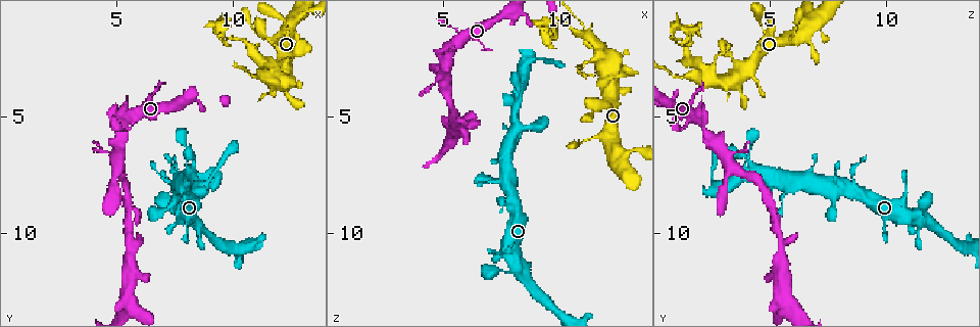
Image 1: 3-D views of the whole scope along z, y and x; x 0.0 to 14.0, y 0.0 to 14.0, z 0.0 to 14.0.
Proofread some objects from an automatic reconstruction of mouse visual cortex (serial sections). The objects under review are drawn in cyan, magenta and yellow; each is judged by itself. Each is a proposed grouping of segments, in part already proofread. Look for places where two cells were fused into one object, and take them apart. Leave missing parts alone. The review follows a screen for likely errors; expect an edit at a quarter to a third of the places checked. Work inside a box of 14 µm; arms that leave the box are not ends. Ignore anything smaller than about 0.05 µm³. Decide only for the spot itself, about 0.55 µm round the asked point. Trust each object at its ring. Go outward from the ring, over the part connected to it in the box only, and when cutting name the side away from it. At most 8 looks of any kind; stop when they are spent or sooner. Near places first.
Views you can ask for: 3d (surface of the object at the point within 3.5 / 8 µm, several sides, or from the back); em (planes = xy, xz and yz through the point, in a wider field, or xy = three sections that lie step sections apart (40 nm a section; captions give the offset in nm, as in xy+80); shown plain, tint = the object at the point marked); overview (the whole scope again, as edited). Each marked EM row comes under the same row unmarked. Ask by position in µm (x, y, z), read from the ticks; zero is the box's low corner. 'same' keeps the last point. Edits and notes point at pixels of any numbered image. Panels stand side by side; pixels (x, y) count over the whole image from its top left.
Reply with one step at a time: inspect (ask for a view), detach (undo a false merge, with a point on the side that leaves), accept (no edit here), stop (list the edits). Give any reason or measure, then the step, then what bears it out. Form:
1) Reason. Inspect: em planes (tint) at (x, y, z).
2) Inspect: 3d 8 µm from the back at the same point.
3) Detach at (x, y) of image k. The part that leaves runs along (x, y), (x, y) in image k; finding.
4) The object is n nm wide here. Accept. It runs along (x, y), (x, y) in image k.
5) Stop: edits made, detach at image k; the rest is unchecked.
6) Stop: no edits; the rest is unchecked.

Looks like a crossing. Inspect: 3d 3.5 µm from the back at (8.2, 9.2, 11.4).

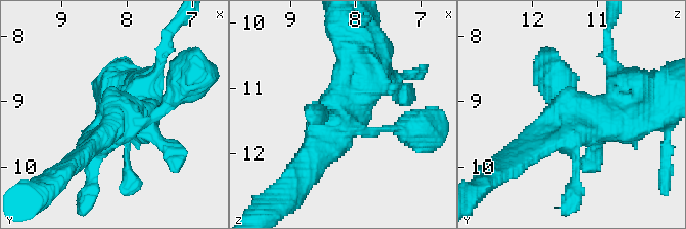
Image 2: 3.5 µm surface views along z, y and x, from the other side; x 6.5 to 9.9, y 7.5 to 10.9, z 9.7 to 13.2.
4 arms meet here; the arms are 150, 200, 350, 600 nm wide; now the EM. Inspect: em xy step 3 (tint) at (8.15, 9.20, 11.45).

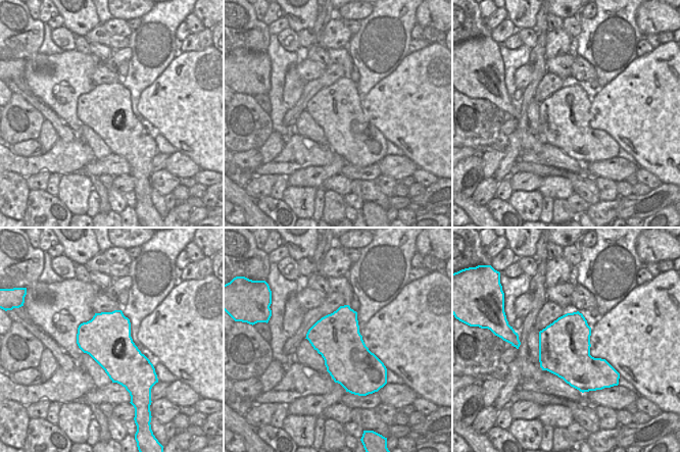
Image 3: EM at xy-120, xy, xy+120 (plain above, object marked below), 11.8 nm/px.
Inspect: em xy step 5 (tint) at the same point.

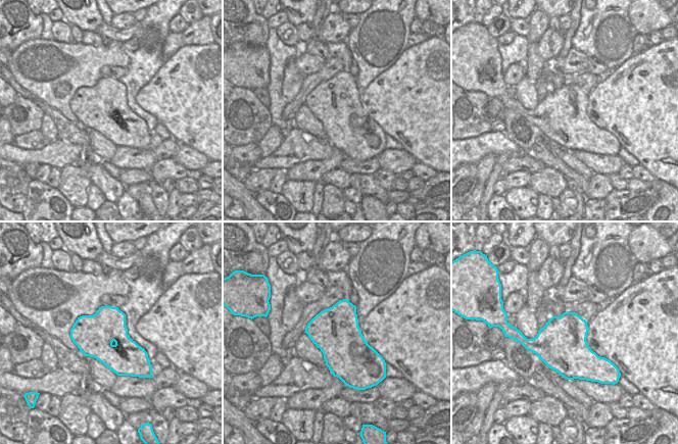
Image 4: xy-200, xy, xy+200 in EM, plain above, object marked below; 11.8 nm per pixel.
Accept. One cell here.

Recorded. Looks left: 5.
Arms run side by side. Inspect: 3d 3.5 µm at (8.1, 7.4, 4.2).

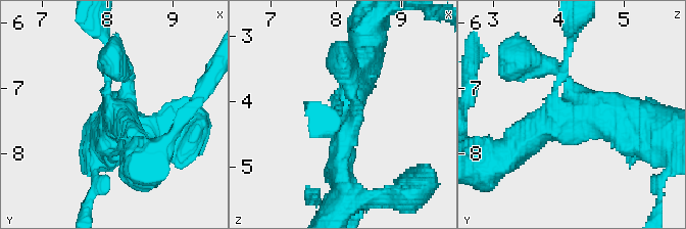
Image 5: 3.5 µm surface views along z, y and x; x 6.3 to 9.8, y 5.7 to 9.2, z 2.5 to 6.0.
4 arms meet here. Accept. It runs along (342, 183), (342, 136), (360, 63) in image 5; continuous, no second cell.

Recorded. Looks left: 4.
Inspect: 3d 3.5 µm at (5.4, 5.1, 1.9).

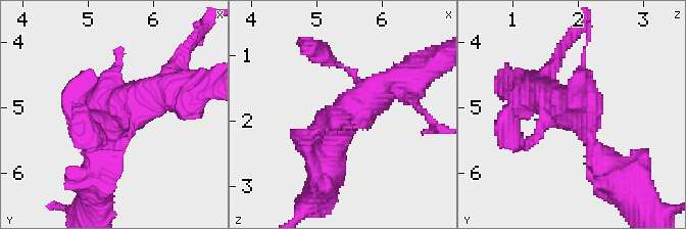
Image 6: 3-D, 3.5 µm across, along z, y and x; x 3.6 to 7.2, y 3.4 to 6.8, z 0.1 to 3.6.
Need the tissue. Inspect: em xy step 5 (tint) at (5.50, 5.25, 2.00).

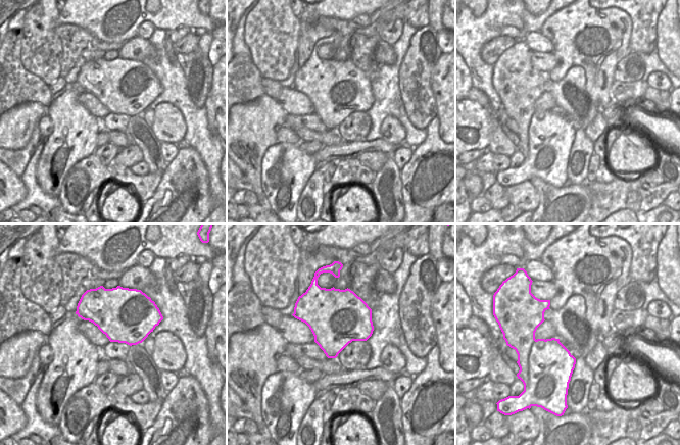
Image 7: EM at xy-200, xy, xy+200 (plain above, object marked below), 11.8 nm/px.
The object is 650 nm wide here. Detach at (71, 176) of image 6. The part that leaves runs along (589, 140), (597, 155), (642, 213) in image 6; a second cell is stuck on.

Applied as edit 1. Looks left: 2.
Stop: edits made, detach at image 6; the rest is unchecked.

